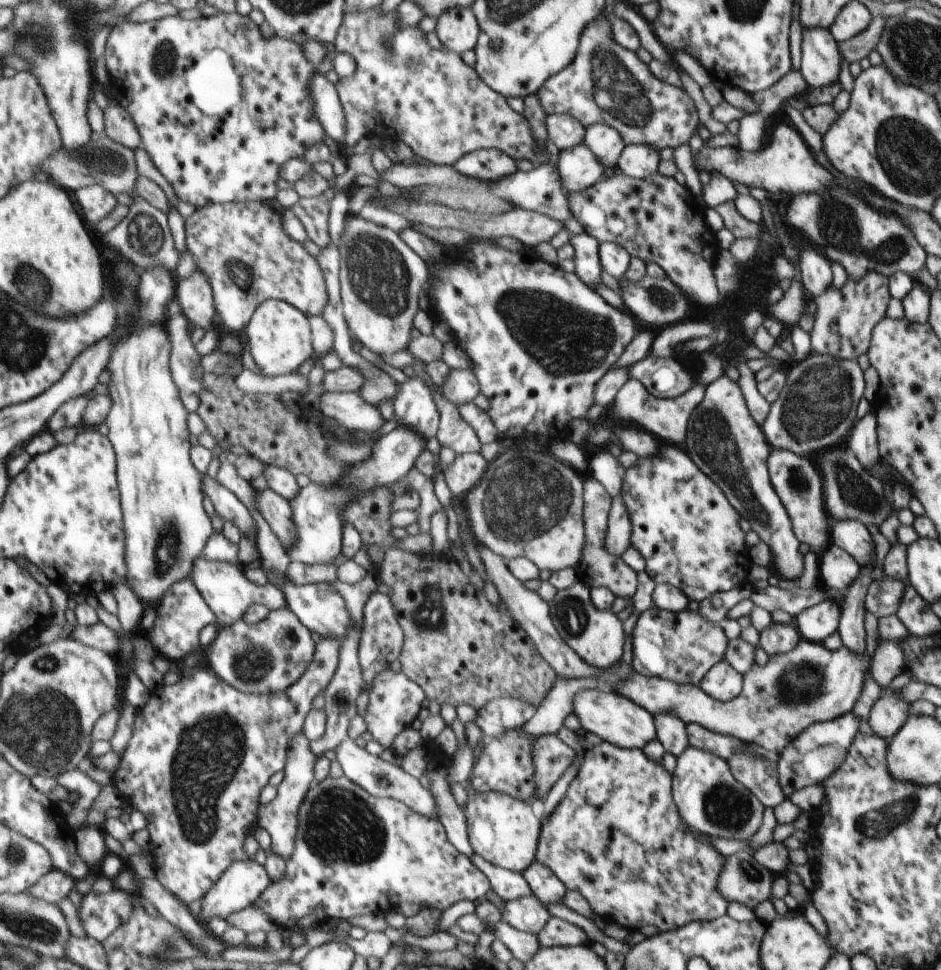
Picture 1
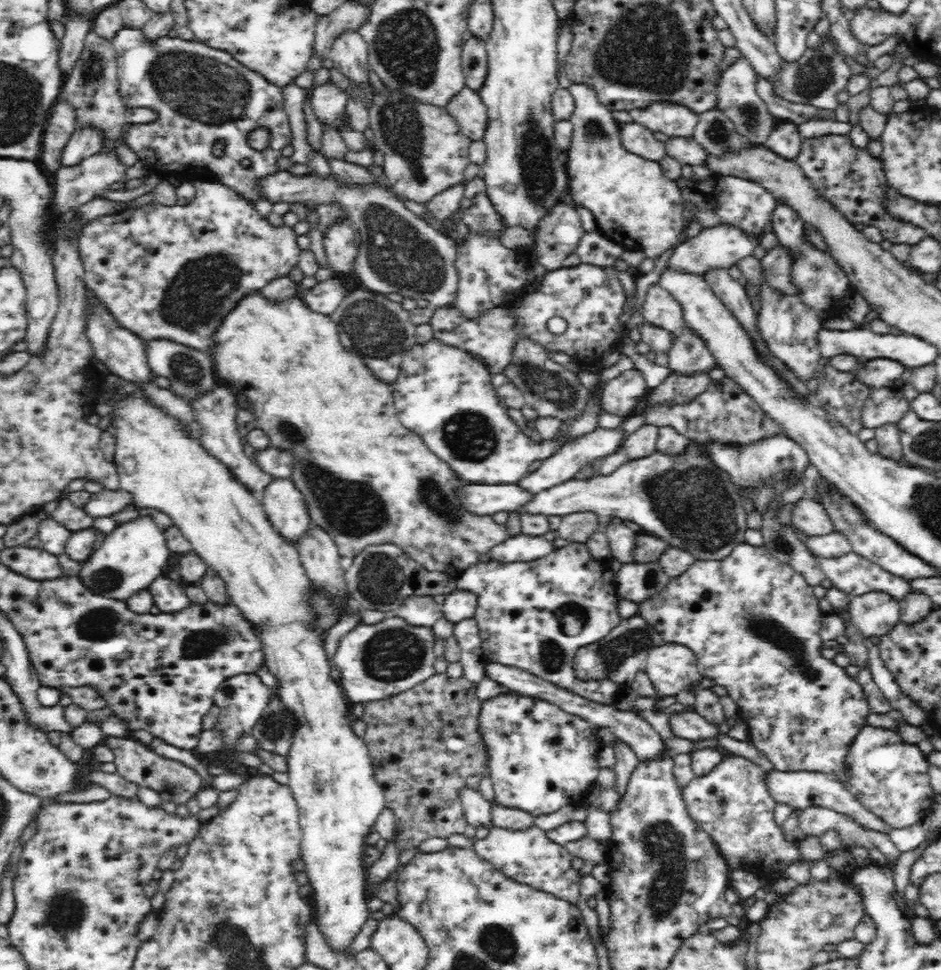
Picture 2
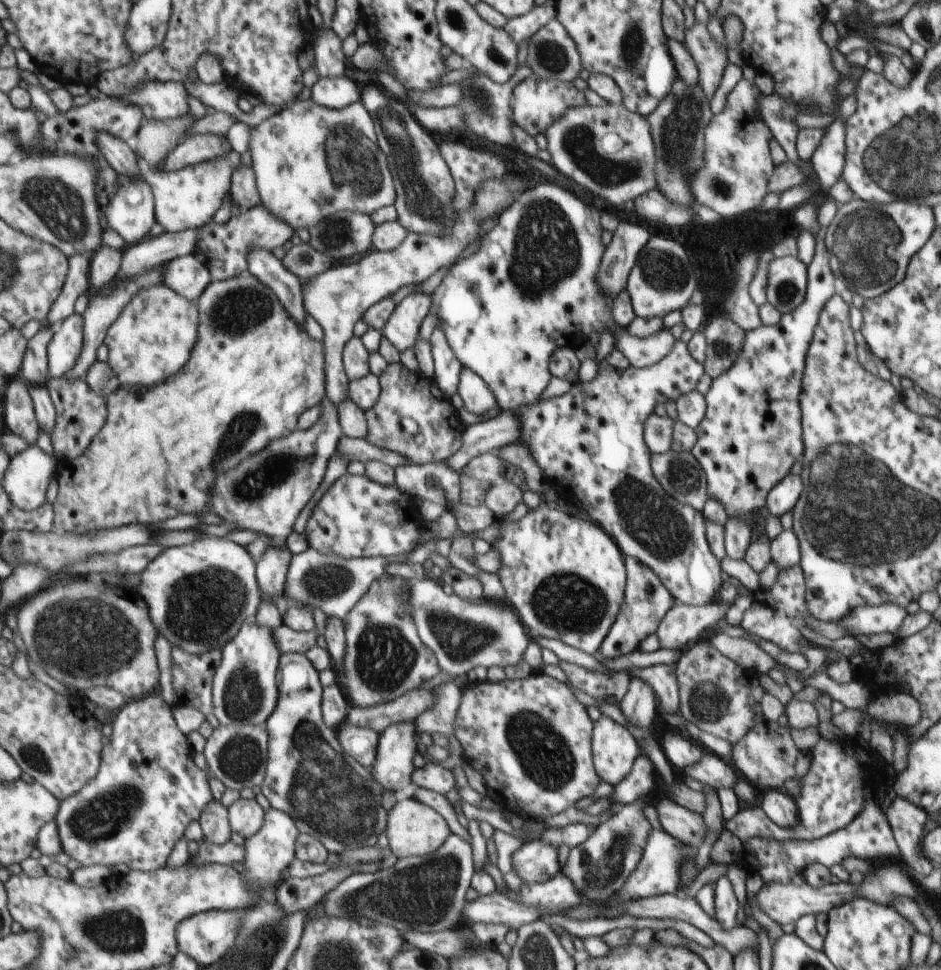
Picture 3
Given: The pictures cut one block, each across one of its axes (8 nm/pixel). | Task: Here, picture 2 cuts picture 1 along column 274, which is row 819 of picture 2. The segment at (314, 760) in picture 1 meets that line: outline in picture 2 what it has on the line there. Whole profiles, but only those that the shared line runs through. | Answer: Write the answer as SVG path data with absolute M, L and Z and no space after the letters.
M819 804L806 806L801 809L798 820L806 837L820 837L826 830L838 827L842 833L843 845L848 842L863 844L863 848L875 845L892 864L904 854L904 851L892 842L888 833L865 829L844 813L838 813L826 806Z

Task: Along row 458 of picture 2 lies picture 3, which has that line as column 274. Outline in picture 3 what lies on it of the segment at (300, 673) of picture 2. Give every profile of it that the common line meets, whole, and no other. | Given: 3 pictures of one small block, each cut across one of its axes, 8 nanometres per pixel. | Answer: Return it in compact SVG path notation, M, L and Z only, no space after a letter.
M313 98L298 101L254 128L250 138L250 150L254 170L266 205L279 219L295 230L312 230L333 214L362 213L368 215L378 208L390 206L396 200L395 184L387 165L387 156L376 144L377 134L370 113L359 100L345 109L331 109Z

